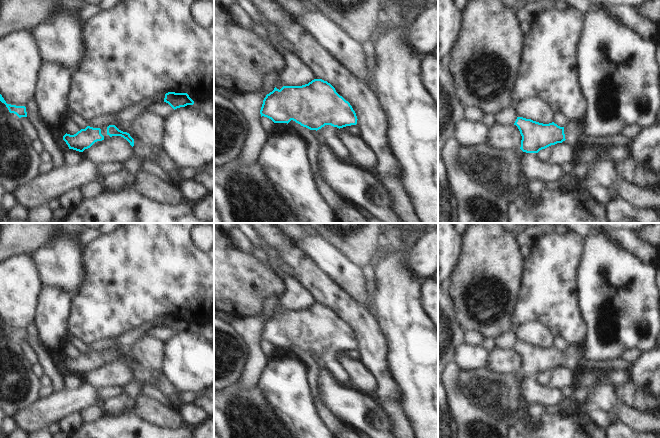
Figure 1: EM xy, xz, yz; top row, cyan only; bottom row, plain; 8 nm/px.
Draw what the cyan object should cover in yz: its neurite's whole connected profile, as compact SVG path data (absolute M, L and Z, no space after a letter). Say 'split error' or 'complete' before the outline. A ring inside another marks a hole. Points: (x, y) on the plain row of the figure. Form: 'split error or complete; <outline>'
split error; M517 341L514 349L518 351L522 360L520 373L526 377L538 377L565 364L575 371L584 357L582 344L569 344L565 351L560 351L554 346L543 348Z

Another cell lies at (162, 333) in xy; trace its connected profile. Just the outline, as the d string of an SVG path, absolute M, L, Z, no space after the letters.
M152 325L151 329L145 335L156 338L162 343L165 343L174 335L174 333L166 326Z

